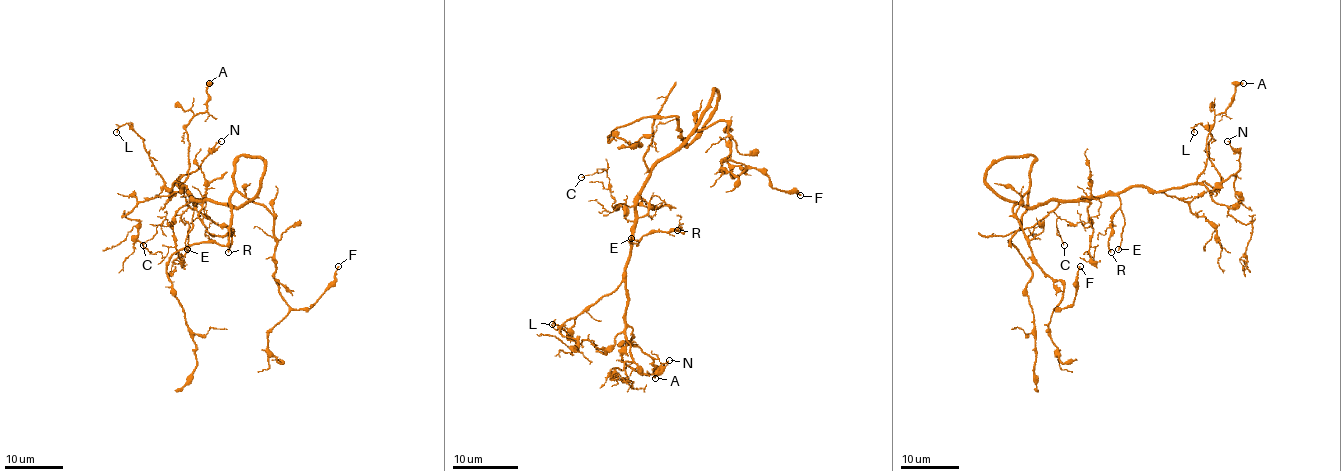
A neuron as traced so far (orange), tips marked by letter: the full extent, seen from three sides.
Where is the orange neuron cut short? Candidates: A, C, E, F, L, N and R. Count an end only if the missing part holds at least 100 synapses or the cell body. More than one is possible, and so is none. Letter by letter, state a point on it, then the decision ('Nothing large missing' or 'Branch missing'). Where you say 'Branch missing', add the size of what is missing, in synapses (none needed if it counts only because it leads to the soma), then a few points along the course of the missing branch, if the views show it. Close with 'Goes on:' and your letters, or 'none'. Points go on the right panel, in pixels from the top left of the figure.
A: Place: (1243, 83). Nothing large missing
C: Place: (1064, 245). Nothing large missing
E: Place: (1118, 249). Nothing large missing
F: Place: (1080, 266). Nothing large missing
L: Place: (1194, 132). Nothing large missing
N: Place: (1227, 141). Nothing large missing
R: Place: (1111, 252). Nothing large missing
Goes on: none

